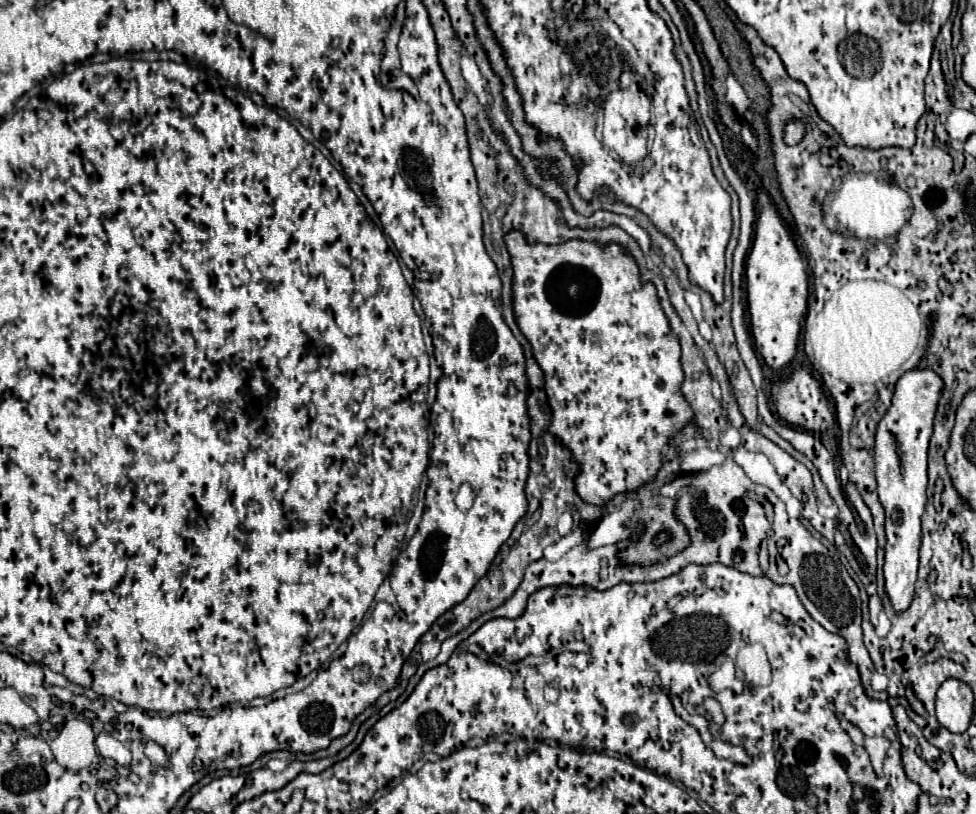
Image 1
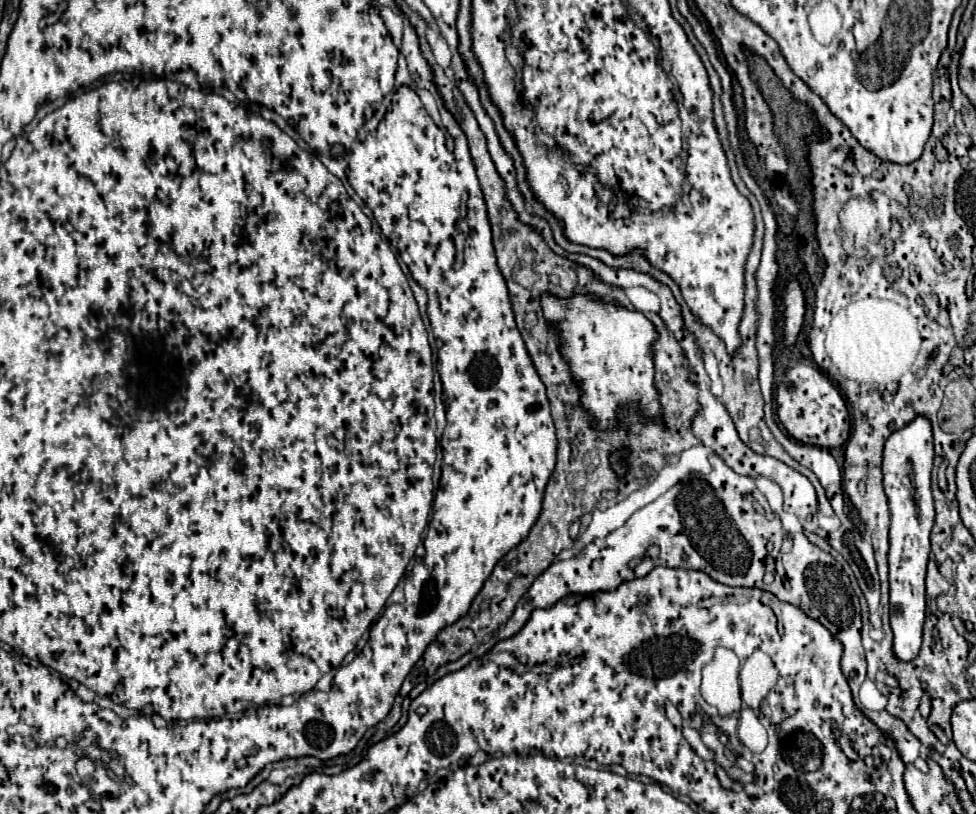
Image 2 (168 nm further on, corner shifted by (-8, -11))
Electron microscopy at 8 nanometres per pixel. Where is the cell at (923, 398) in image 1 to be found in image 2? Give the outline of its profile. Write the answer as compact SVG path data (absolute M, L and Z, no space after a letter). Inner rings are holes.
M916 417L904 429L894 431L883 449L883 487L890 505L890 627L894 633L894 657L908 663L918 657L922 625L926 618L926 563L930 553L930 529L934 525L934 499L930 471L934 459L932 427L928 419Z

